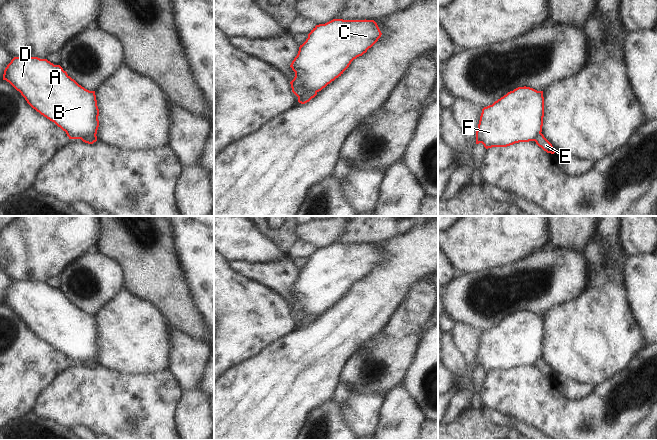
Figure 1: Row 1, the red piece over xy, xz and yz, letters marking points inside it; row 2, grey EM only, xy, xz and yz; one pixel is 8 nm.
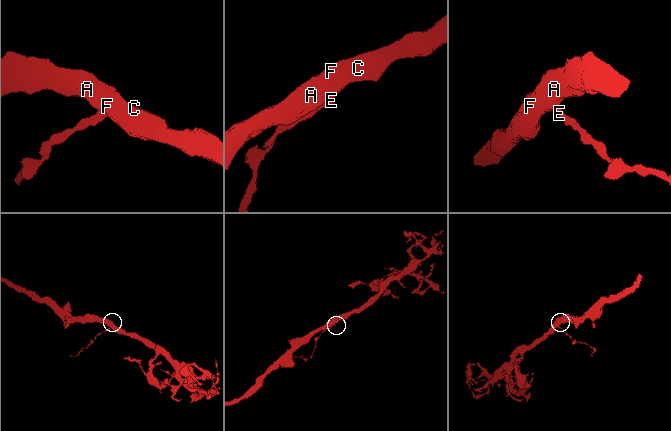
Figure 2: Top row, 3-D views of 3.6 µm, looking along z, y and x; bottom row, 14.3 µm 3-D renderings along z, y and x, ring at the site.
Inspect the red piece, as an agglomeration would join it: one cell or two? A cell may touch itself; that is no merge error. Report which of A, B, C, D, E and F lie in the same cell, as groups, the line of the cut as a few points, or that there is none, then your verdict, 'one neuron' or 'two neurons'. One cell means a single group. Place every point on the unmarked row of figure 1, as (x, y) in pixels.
groups A B C D F / E; cut xz (316, 315), (306, 315), (298, 321); two neurons

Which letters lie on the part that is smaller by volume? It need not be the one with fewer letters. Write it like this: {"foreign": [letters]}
{"foreign": ["E"]}

